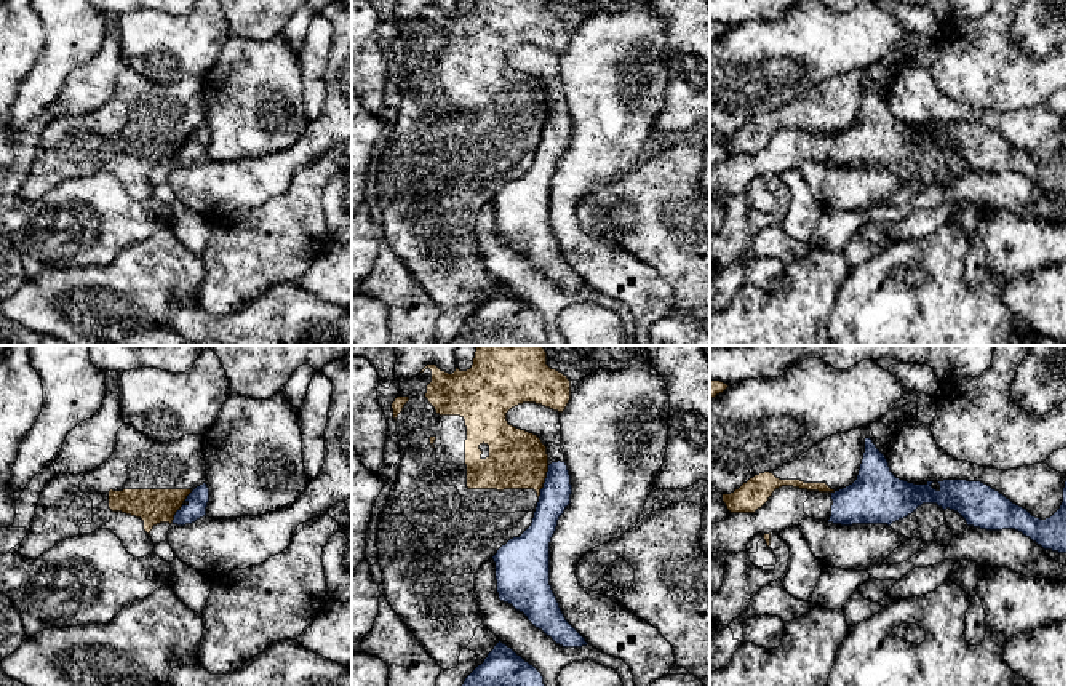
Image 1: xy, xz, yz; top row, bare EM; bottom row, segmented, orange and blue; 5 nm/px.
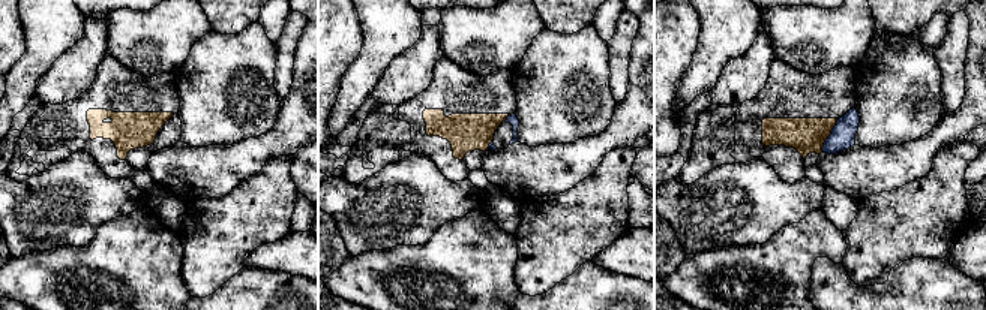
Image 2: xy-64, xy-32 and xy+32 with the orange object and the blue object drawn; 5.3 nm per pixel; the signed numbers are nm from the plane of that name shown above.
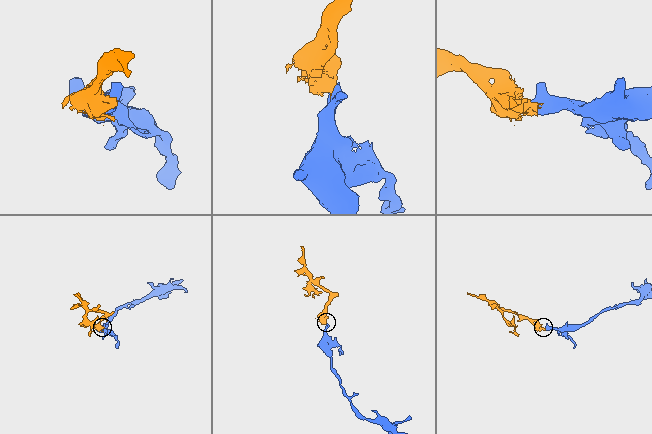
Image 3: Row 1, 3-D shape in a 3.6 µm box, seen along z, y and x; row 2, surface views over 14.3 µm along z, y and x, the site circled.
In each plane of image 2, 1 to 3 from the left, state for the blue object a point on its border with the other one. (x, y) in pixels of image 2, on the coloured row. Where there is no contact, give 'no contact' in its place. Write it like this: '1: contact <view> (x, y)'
1: no contact
2: contact xy-32 (506, 119)
3: contact xy+32 (829, 135)

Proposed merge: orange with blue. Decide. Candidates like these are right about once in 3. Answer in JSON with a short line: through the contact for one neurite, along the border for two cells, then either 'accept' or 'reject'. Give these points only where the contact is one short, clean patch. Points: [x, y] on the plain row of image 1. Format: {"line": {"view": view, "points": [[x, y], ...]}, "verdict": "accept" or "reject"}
{"line": {"view": "xz", "points": [[549, 107], [544, 128], [537, 138]]}, "verdict": "reject"}

